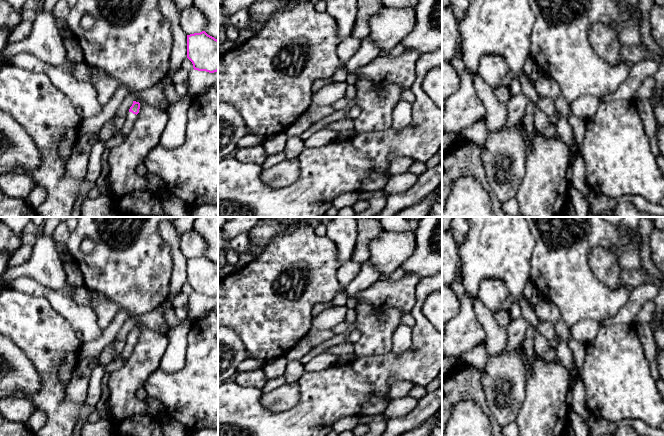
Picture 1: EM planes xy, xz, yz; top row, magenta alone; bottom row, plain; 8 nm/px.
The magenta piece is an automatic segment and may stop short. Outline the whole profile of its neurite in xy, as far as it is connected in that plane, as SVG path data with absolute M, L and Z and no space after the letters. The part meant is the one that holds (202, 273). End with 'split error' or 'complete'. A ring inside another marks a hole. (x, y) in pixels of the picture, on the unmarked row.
M205 255L187 259L187 282L194 294L218 295L218 264Z; complete

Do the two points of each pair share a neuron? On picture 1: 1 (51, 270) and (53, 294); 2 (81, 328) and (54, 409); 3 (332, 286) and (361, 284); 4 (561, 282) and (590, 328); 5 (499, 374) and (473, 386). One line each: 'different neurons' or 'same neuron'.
1: different neurons
2: different neurons
3: different neurons
4: different neurons
5: different neurons

